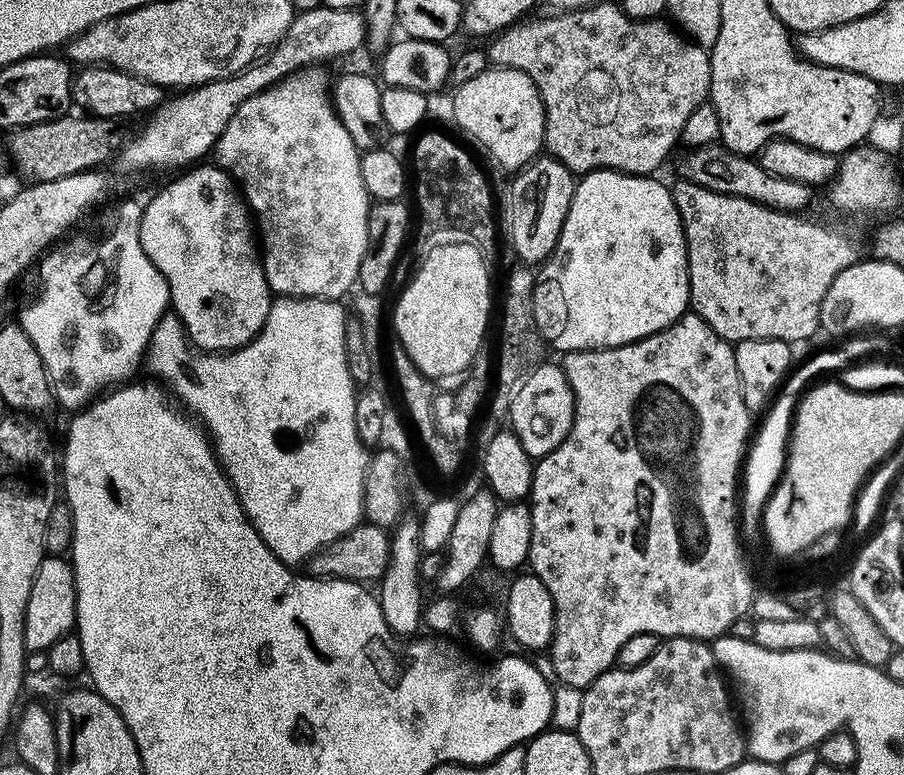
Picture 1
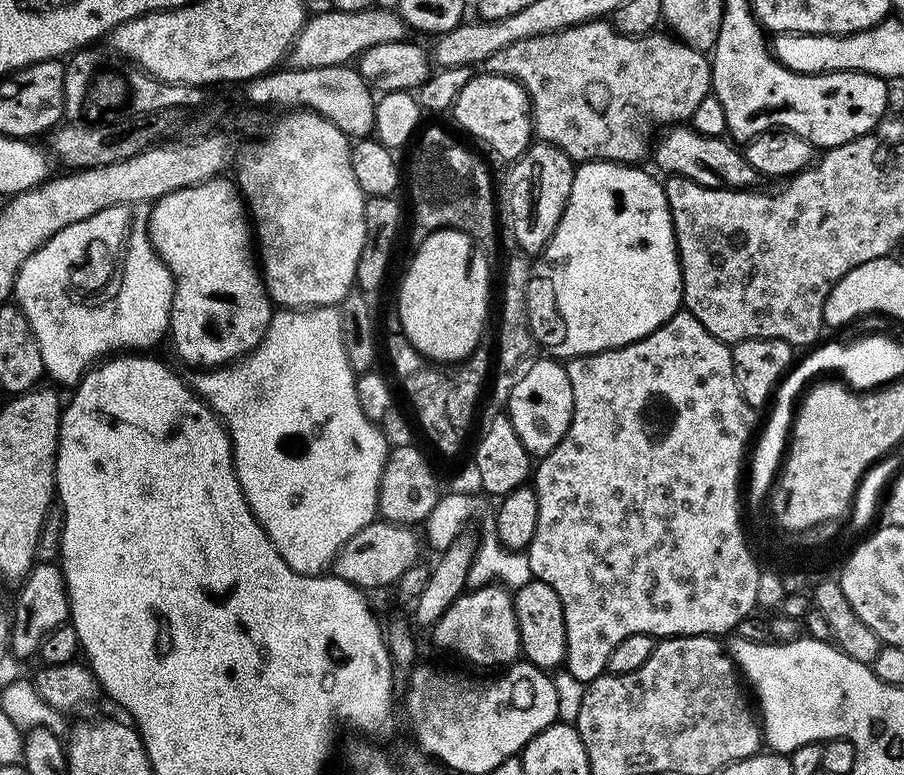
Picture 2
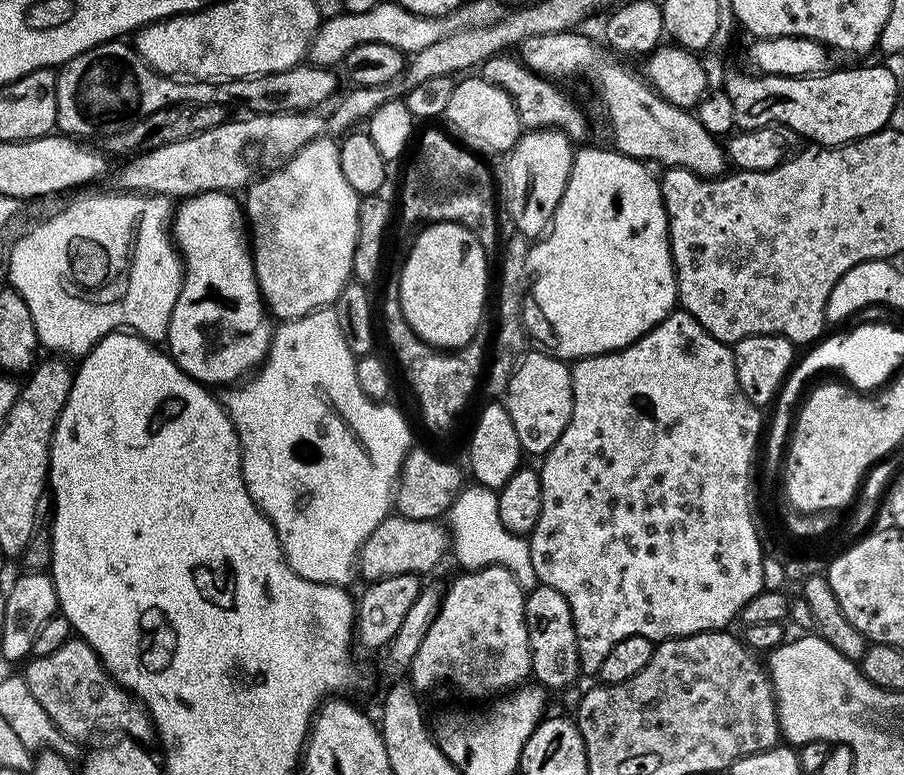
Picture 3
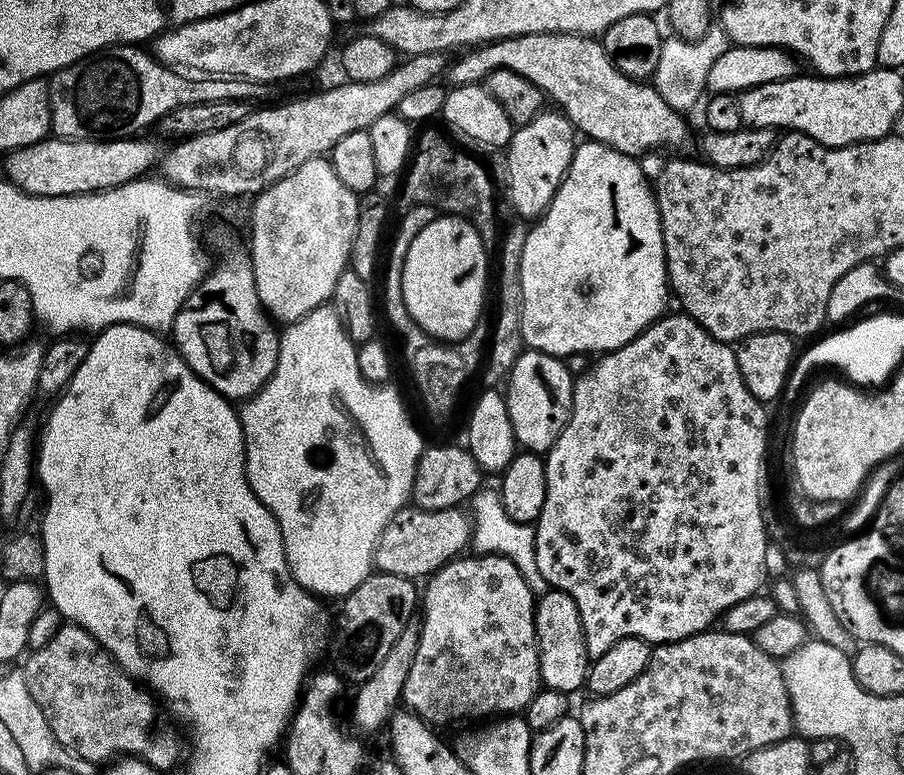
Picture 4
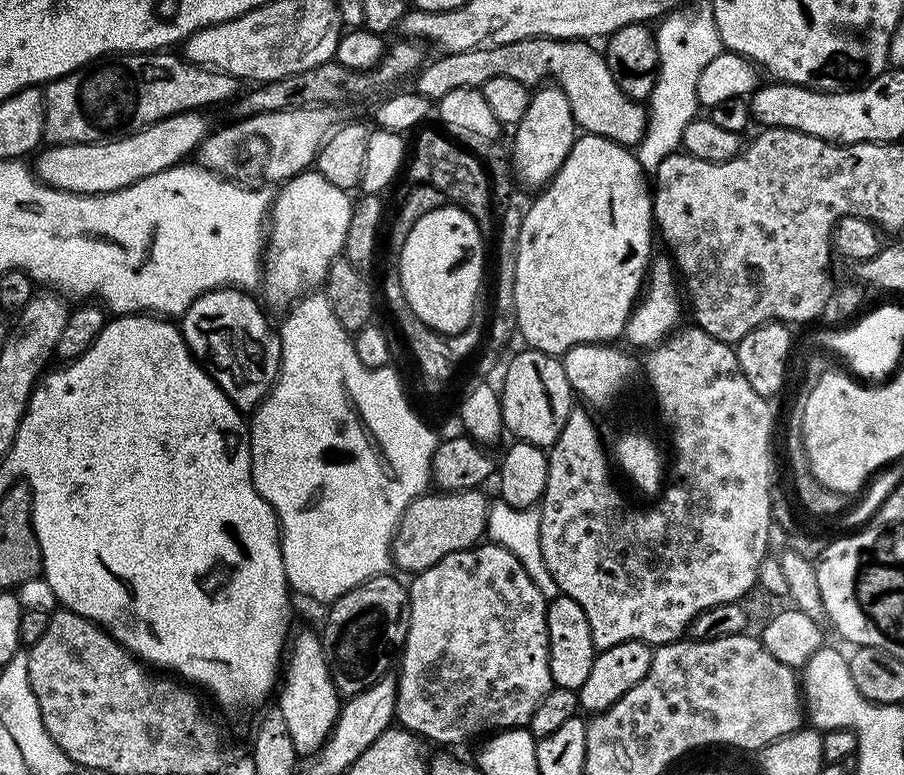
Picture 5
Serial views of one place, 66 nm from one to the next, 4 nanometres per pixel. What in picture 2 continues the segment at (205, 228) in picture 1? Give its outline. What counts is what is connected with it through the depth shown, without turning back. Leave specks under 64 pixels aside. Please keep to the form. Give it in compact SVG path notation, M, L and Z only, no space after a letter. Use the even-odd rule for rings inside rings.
M217 178L207 180L201 184L195 184L182 190L174 190L166 194L162 199L155 201L151 205L148 214L148 237L152 243L152 248L160 255L160 260L168 267L170 274L174 278L172 286L172 318L170 321L170 340L176 347L176 352L188 364L193 364L193 369L207 370L210 368L222 368L225 364L231 364L248 353L256 349L262 342L262 338L268 329L274 315L274 305L269 297L268 289L264 286L264 277L257 261L254 259L254 232L250 227L250 213L238 191L237 185L228 178Z

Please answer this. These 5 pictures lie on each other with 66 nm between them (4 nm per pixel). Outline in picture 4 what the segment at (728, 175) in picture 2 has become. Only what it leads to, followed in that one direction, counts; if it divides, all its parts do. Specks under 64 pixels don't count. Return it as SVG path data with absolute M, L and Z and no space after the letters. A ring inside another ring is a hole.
M577 32L522 34L473 46L456 58L446 68L446 80L449 80L447 83L451 87L481 83L494 70L514 70L514 74L522 74L522 78L534 82L534 86L538 86L551 103L553 100L556 103L553 105L568 117L581 137L610 146L627 156L639 158L657 150L666 150L662 148L680 148L688 140L685 117L672 109L651 83L632 80L616 69L614 62L610 62L604 53L603 43L599 39L580 36Z

